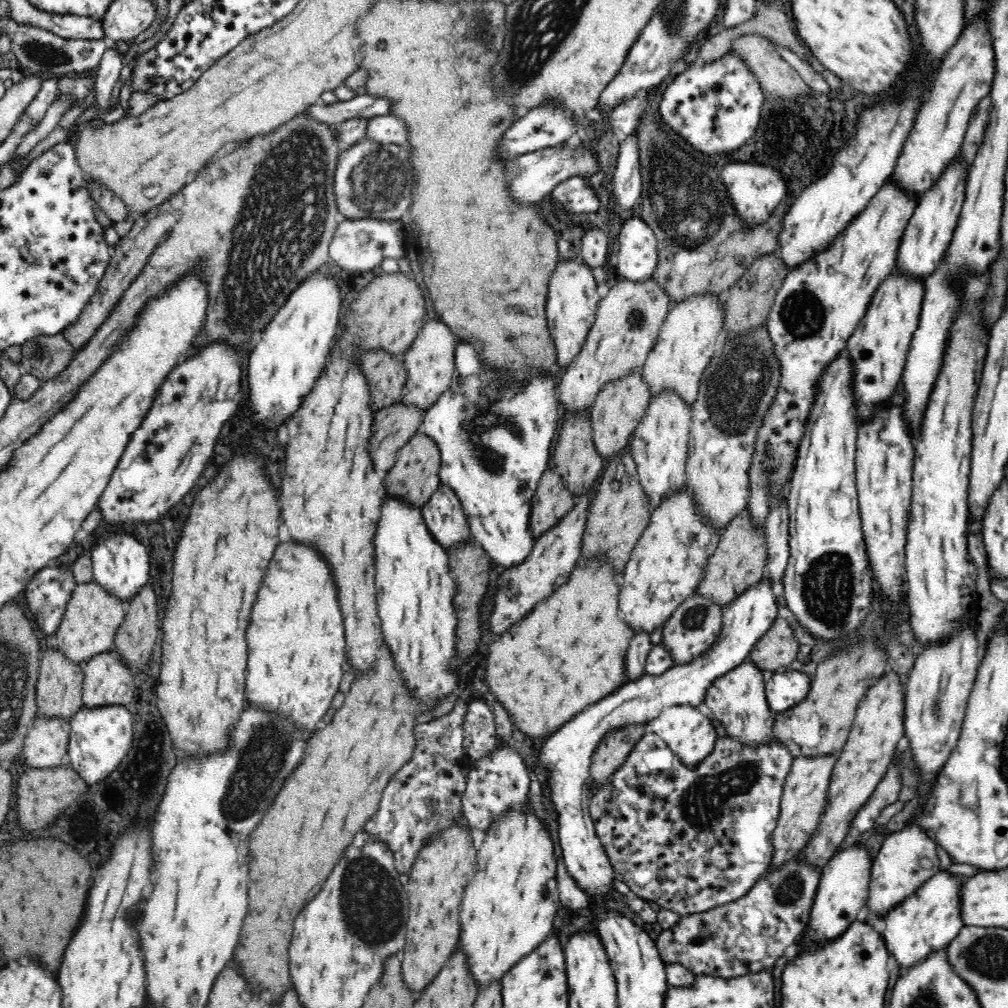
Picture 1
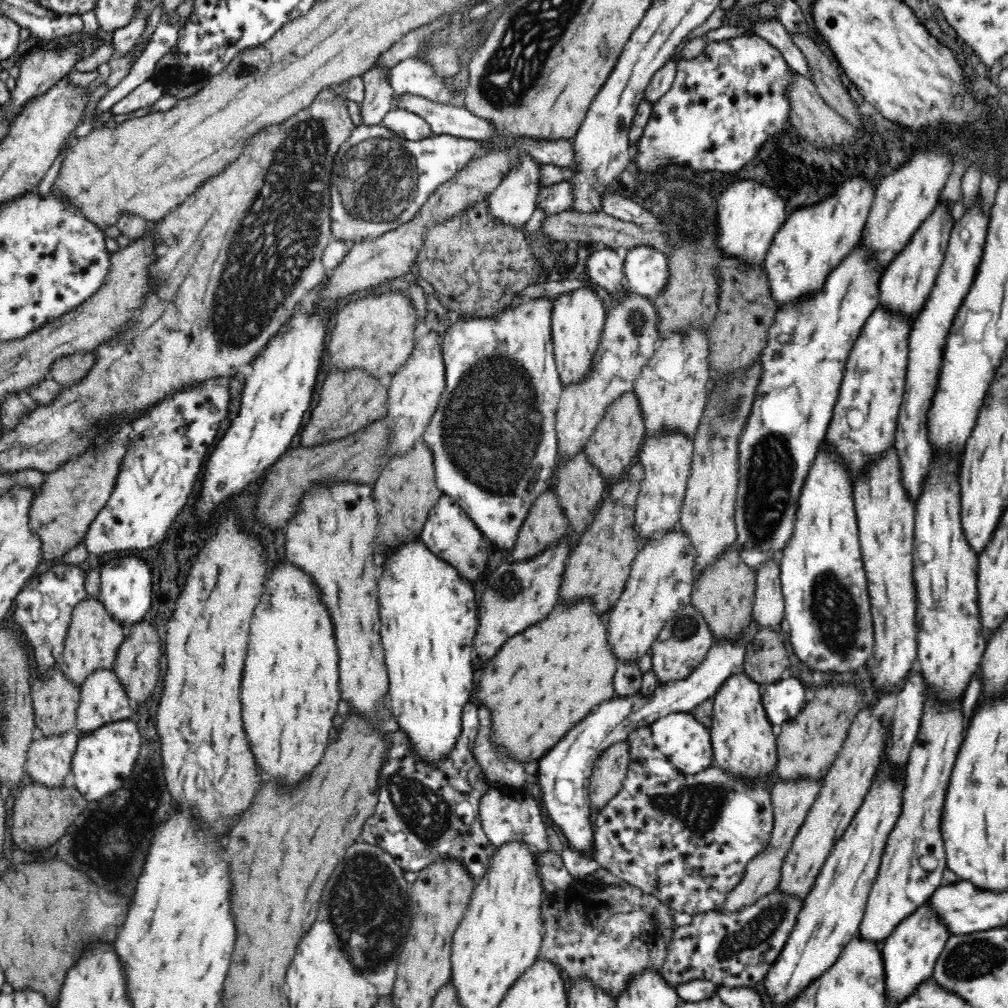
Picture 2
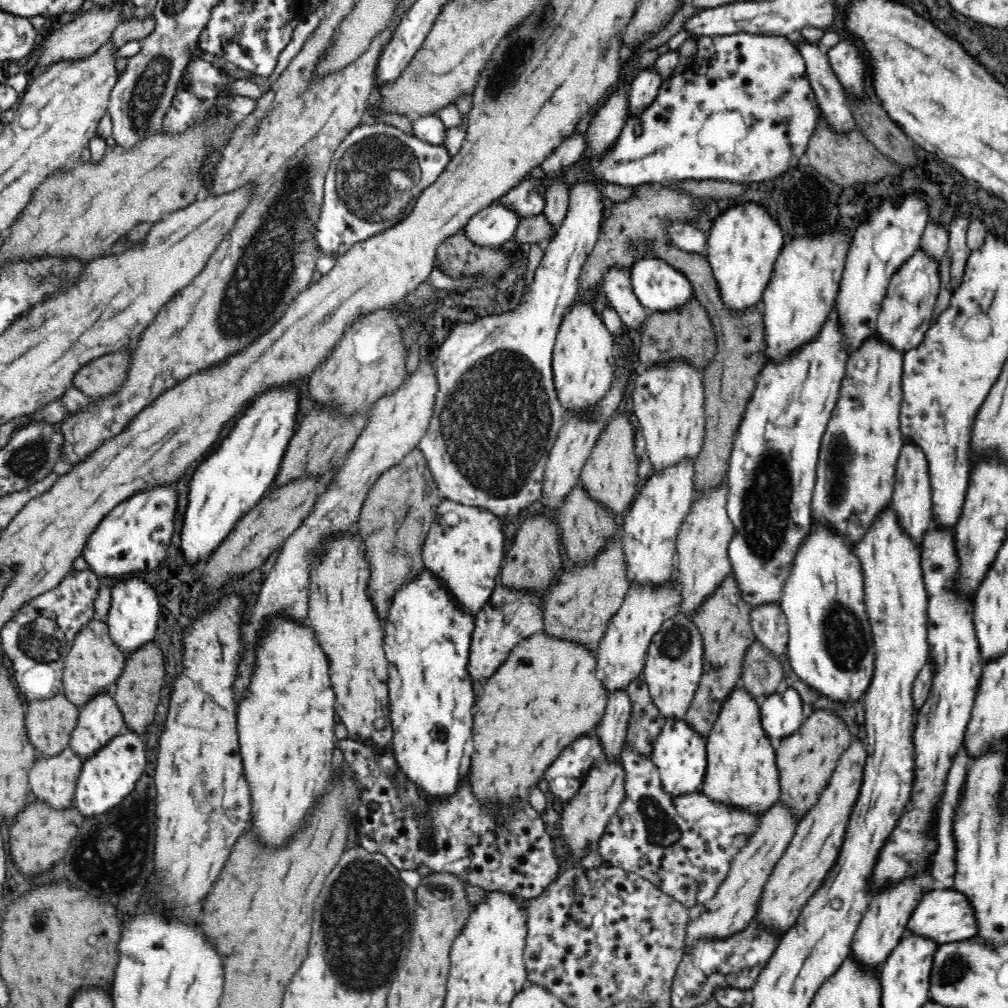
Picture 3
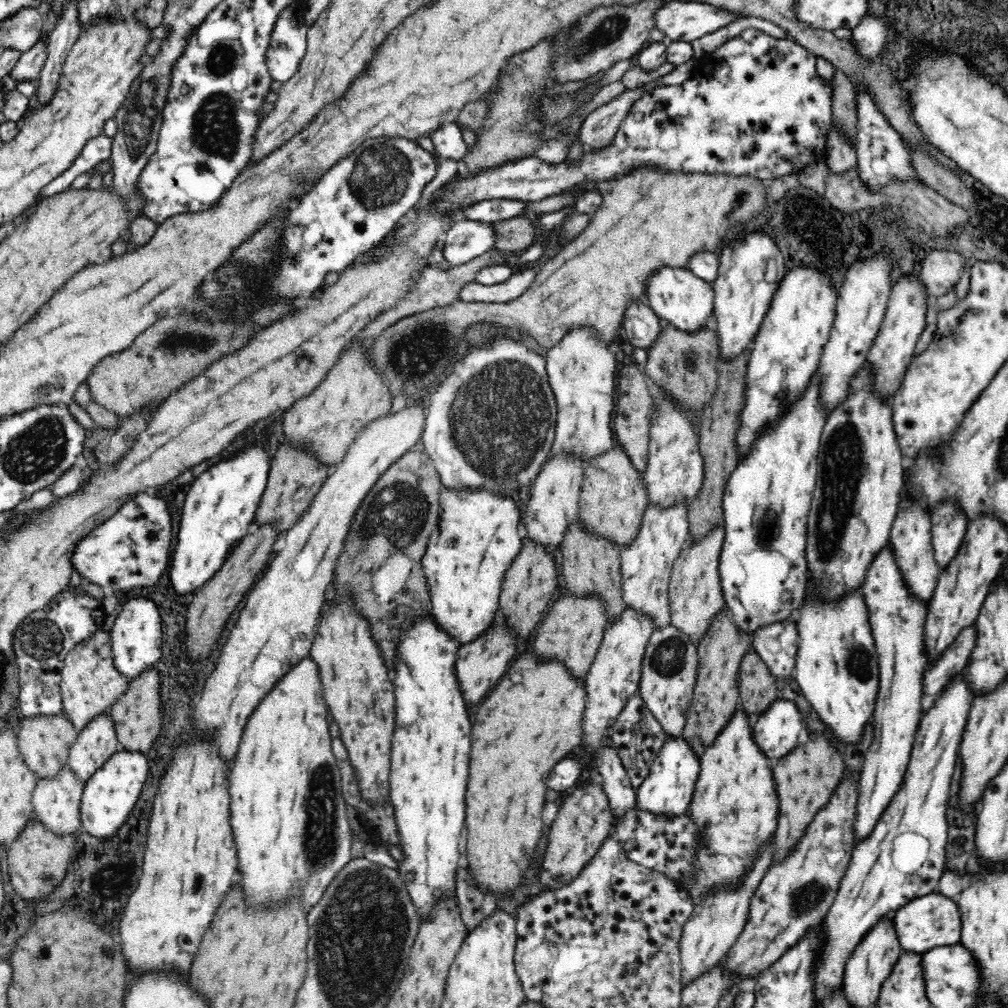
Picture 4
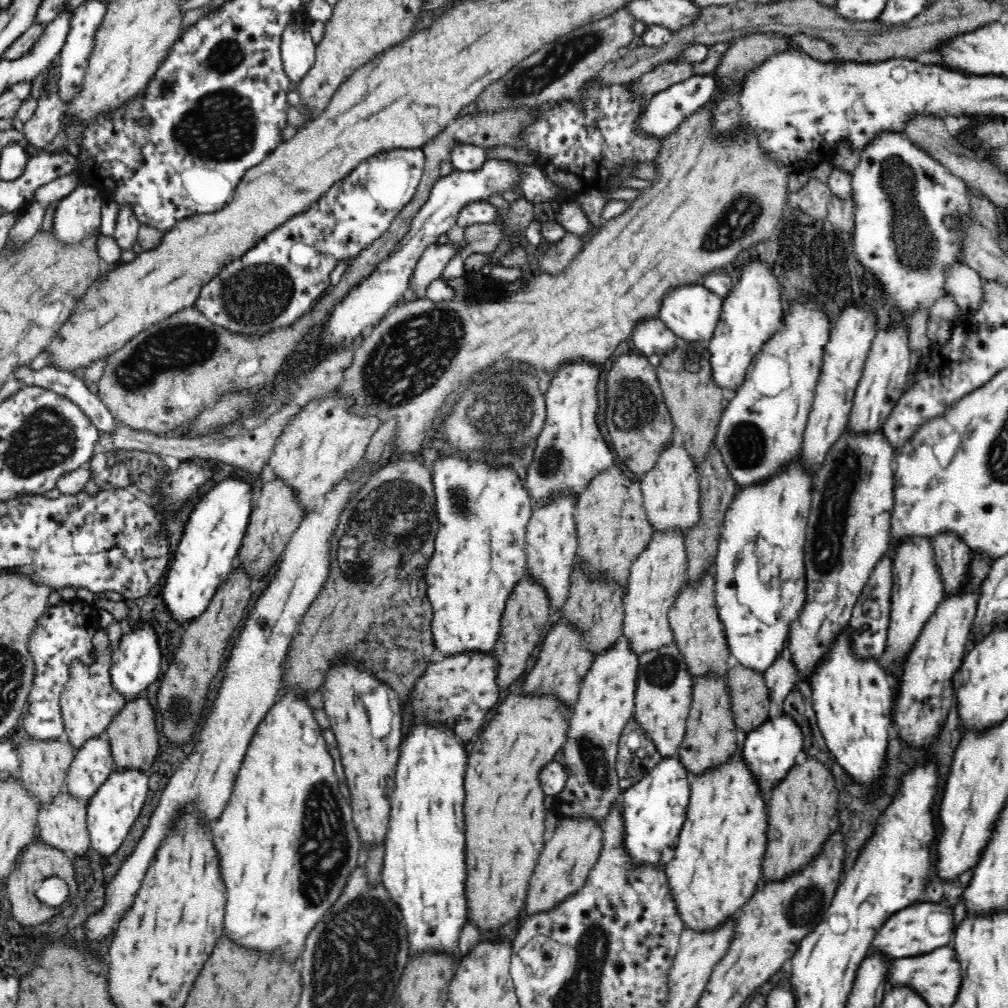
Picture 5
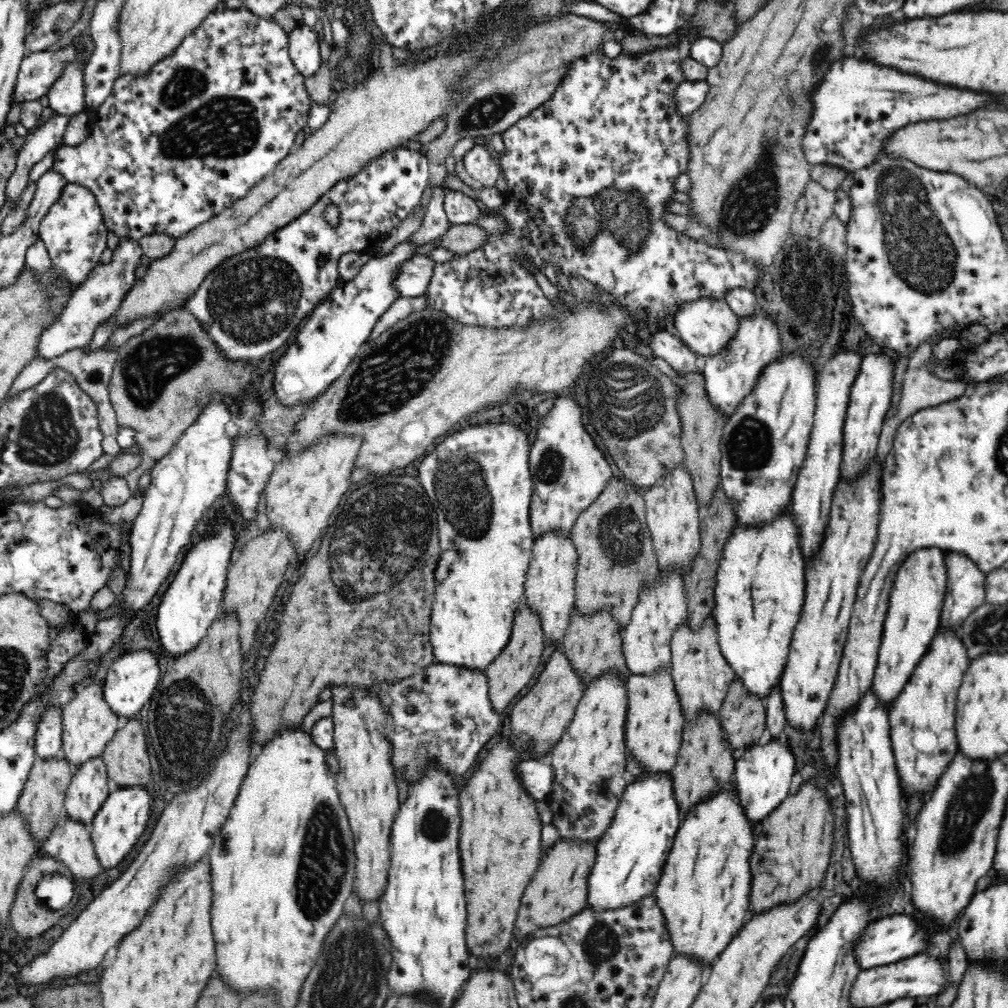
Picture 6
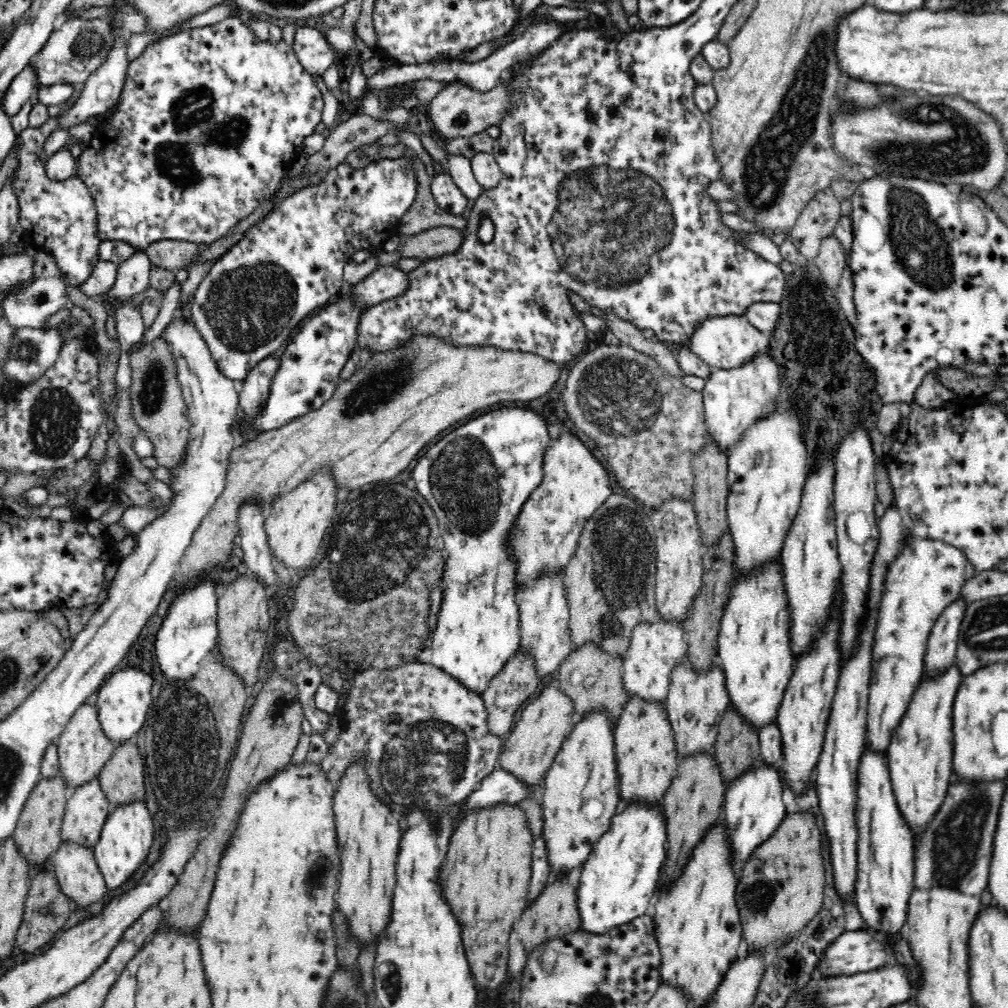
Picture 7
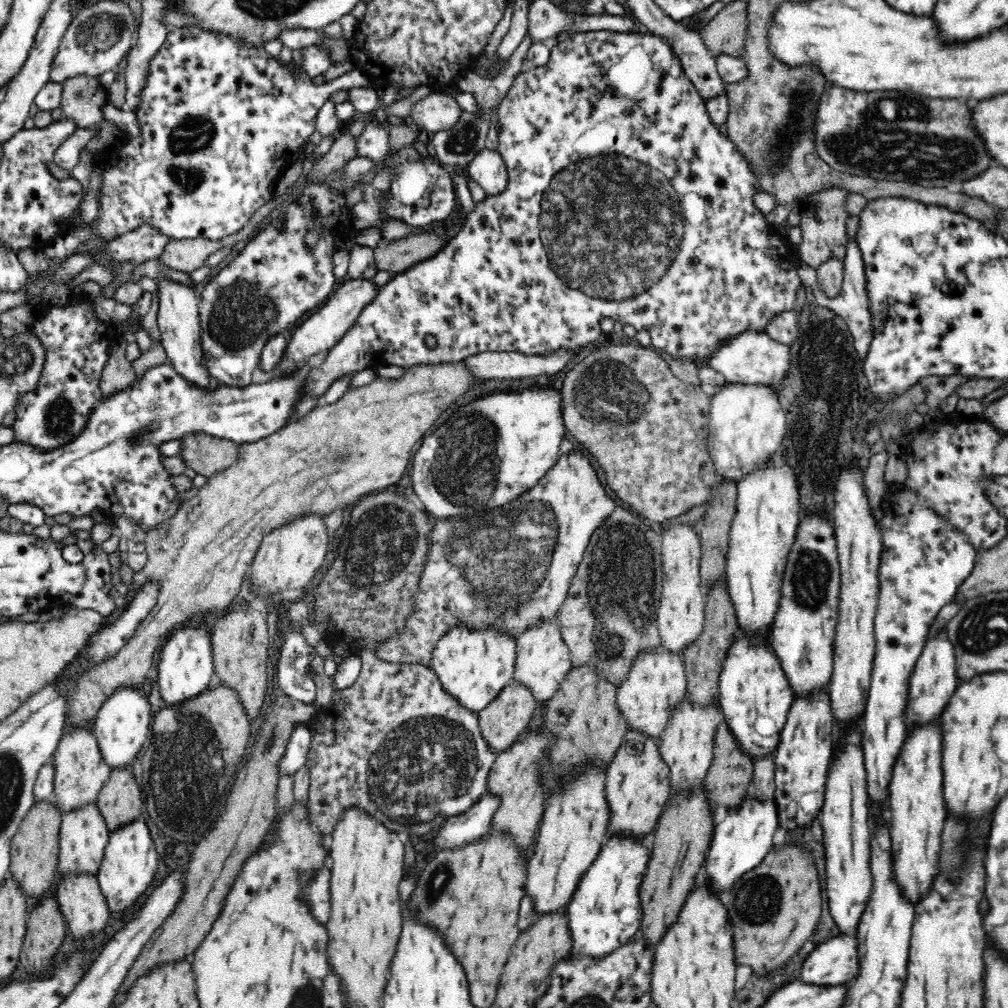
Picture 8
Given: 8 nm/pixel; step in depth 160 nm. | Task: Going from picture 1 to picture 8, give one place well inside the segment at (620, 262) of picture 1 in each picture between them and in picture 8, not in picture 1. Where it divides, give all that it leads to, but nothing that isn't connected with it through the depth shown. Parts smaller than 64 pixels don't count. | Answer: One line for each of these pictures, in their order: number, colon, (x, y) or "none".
2: (645, 271)
3: (658, 286)
4: (680, 298)
5: (691, 311)
6: (706, 325)
7: (722, 342)
8: (752, 358)

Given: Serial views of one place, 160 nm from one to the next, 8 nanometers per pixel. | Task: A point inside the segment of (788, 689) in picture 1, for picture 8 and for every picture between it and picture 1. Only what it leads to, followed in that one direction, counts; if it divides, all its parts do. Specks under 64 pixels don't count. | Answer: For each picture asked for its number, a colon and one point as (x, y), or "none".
2: (783, 699)
3: (782, 712)
4: (776, 730)
5: (770, 750)
6: (762, 773)
7: (754, 809)
8: (740, 842)

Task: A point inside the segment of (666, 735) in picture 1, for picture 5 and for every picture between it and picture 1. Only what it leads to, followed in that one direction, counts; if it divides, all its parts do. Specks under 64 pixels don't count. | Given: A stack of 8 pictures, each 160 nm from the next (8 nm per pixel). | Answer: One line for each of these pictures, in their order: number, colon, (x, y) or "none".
2: (680, 736)
3: (680, 752)
4: (668, 789)
5: (655, 808)

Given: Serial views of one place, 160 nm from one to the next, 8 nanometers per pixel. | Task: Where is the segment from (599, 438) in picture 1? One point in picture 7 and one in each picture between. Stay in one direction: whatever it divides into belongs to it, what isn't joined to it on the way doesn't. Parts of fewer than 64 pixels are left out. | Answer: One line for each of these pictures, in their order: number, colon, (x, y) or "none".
2: (612, 447)
3: (610, 474)
4: (613, 497)
5: (612, 526)
6: (616, 553)
7: (610, 584)

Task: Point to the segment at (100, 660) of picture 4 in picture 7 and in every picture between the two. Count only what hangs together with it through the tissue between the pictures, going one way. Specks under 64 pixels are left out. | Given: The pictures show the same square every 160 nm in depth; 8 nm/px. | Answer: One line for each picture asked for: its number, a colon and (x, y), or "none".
5: (89, 701)
6: (89, 722)
7: (83, 748)

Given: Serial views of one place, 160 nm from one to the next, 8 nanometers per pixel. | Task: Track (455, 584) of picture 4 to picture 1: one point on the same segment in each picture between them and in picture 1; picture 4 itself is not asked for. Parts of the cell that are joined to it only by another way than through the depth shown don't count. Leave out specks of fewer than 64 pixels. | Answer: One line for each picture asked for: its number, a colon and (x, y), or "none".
1: (443, 513)
2: (448, 532)
3: (468, 556)

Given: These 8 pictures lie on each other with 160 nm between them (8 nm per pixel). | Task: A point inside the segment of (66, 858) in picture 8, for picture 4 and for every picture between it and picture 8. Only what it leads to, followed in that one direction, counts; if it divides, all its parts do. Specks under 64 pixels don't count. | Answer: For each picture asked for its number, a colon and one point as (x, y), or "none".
4: (97, 741)
5: (93, 761)
6: (89, 786)
7: (86, 810)

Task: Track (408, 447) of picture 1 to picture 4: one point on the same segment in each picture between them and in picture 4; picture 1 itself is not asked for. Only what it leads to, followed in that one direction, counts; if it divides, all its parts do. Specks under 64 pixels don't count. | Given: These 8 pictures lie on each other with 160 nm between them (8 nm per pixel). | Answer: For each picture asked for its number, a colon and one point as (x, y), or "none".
2: (406, 490)
3: (395, 518)
4: (380, 564)

